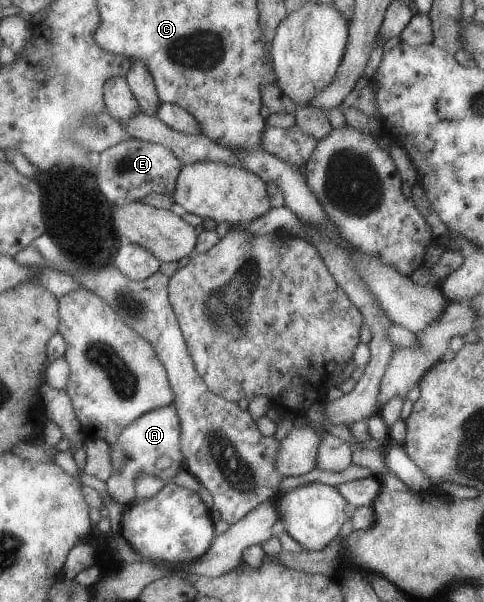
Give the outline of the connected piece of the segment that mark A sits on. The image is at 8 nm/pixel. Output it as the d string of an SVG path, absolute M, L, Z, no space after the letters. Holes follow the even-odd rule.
M174 403L151 410L142 416L139 416L116 440L116 444L110 445L110 462L114 466L114 472L106 481L109 496L122 505L128 505L135 500L134 482L142 474L152 474L162 478L168 483L181 470L180 466L184 464L185 458L181 451L181 422L178 410ZM162 456L168 456L172 463L168 468L156 468L157 460Z

